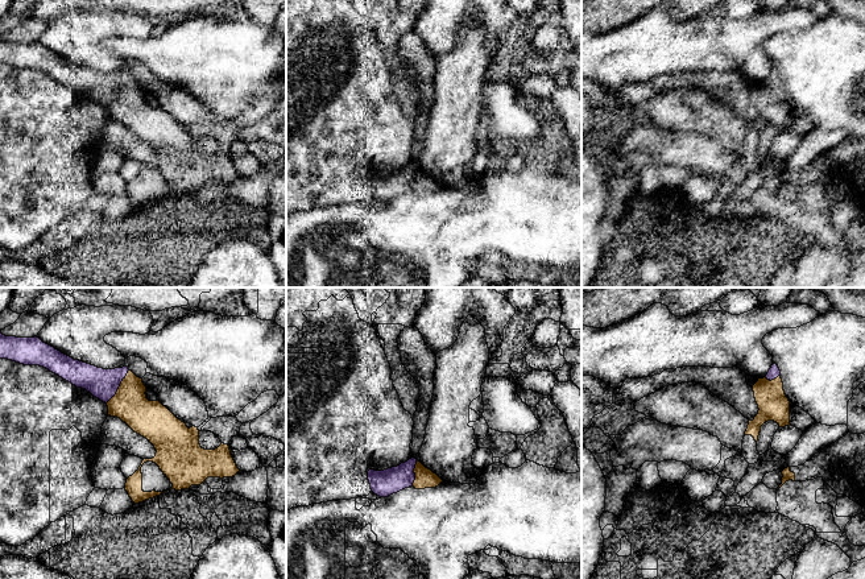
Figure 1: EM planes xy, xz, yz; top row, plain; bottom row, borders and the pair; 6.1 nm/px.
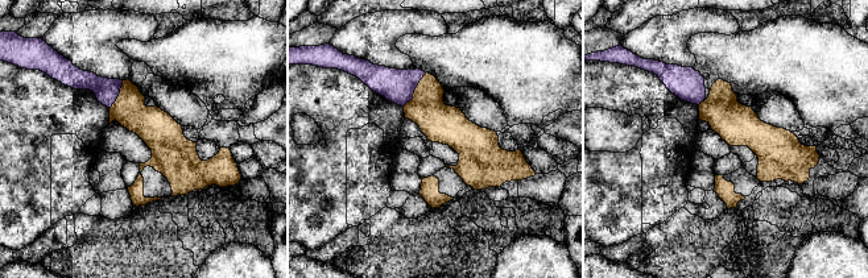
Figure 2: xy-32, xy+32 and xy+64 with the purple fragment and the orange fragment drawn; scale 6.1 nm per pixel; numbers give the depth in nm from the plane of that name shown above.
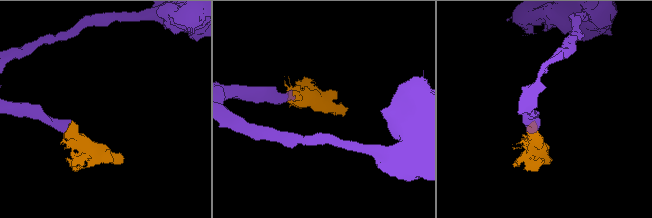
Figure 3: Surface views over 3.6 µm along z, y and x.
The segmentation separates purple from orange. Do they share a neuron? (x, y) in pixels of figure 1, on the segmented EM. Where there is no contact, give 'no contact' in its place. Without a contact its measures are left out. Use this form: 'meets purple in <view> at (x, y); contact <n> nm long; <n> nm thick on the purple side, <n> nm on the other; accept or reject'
meets purple in xy at (119, 385); contact 240 nm long; 190 nm thick on the purple side, 220 nm on the other; accept

